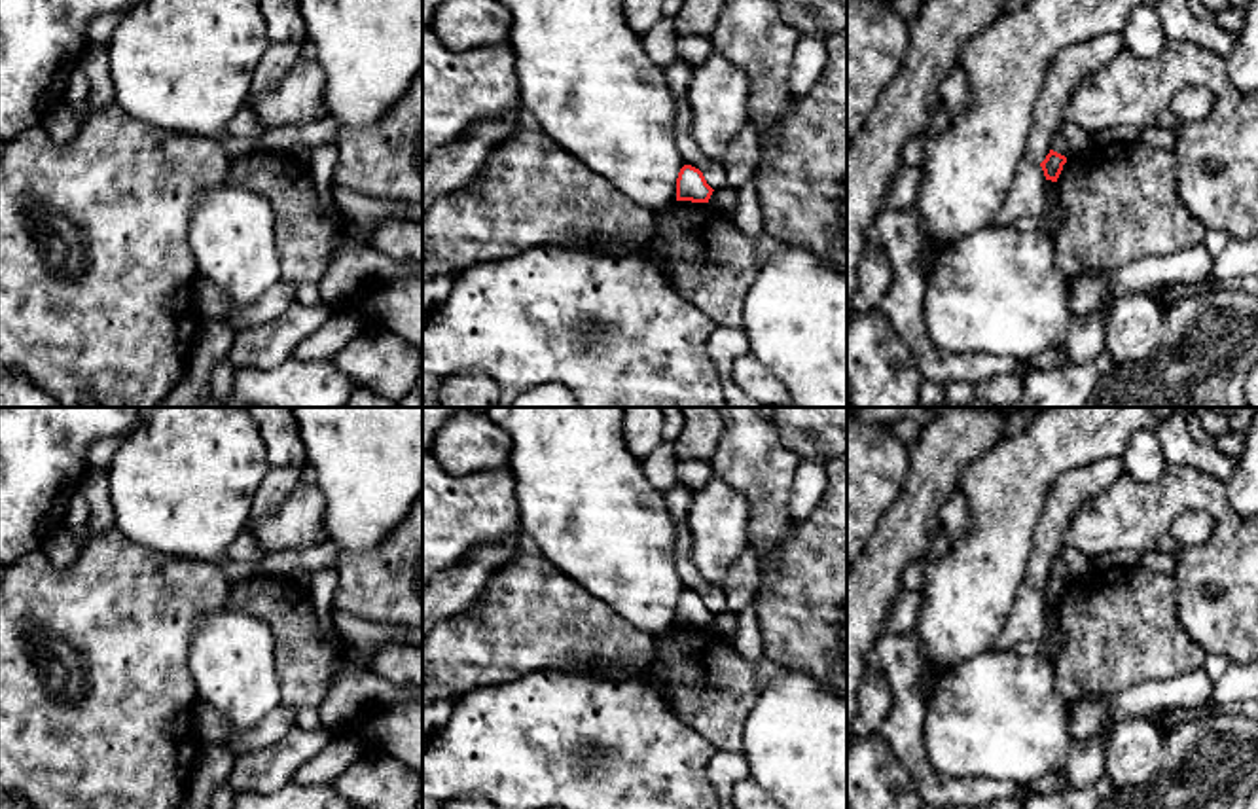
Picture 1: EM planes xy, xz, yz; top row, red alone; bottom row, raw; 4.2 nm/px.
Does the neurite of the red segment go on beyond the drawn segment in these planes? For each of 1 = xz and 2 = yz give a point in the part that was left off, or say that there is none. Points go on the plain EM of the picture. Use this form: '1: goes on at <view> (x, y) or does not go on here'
1: does not go on here
2: does not go on here

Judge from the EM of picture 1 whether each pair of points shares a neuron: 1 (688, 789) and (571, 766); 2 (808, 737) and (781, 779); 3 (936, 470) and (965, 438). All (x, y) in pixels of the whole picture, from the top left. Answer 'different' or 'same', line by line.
1: same
2: same
3: same

